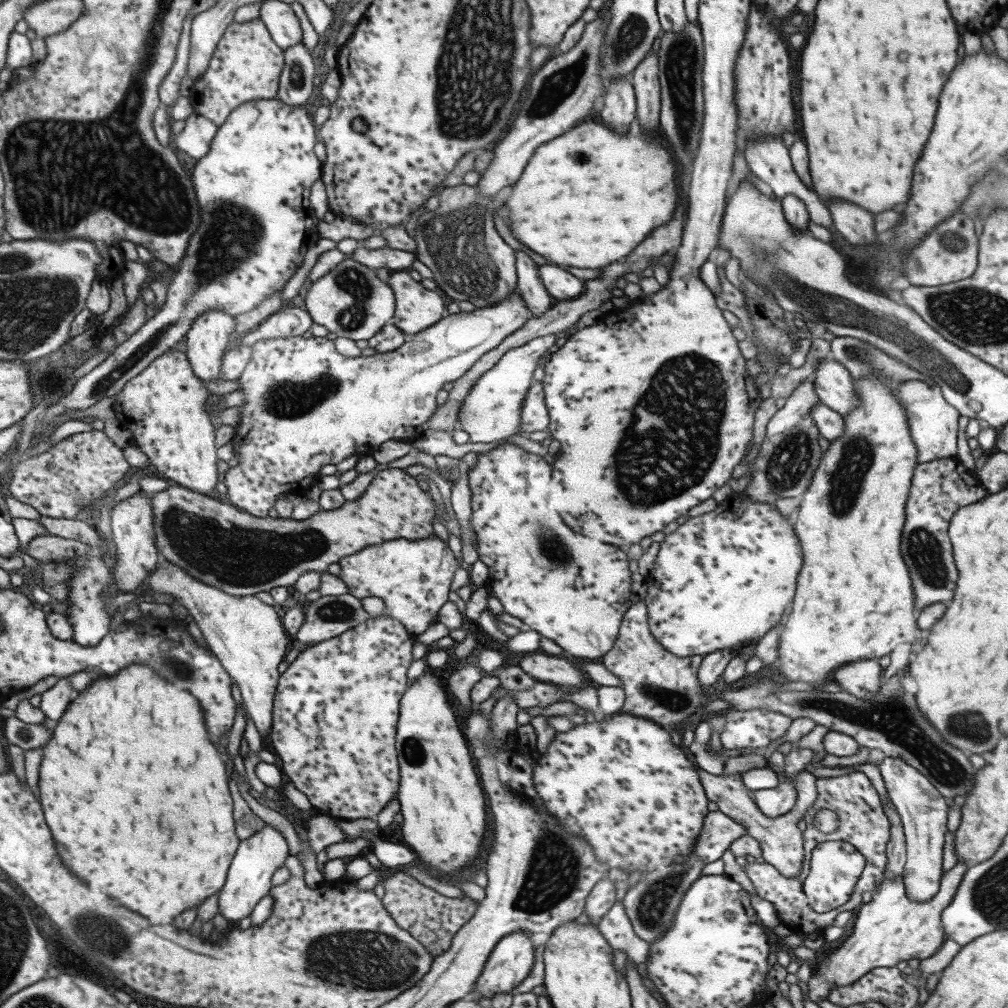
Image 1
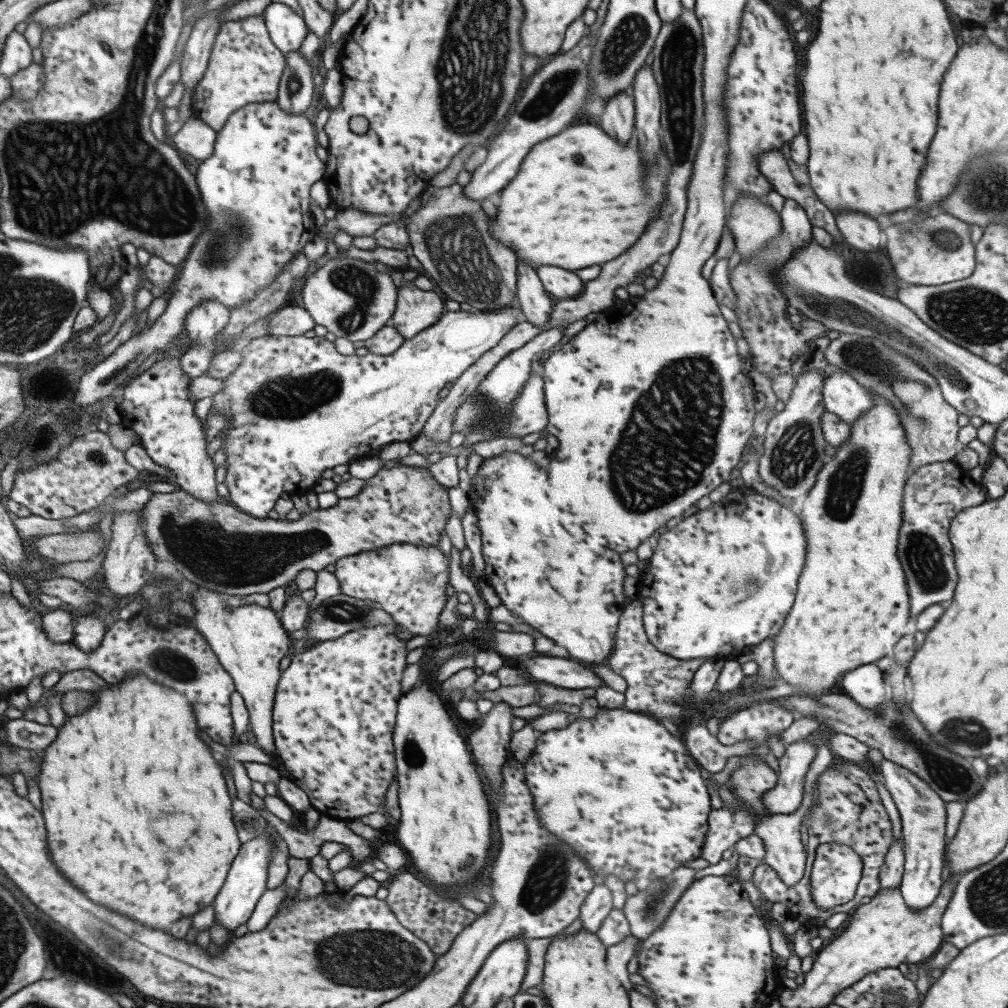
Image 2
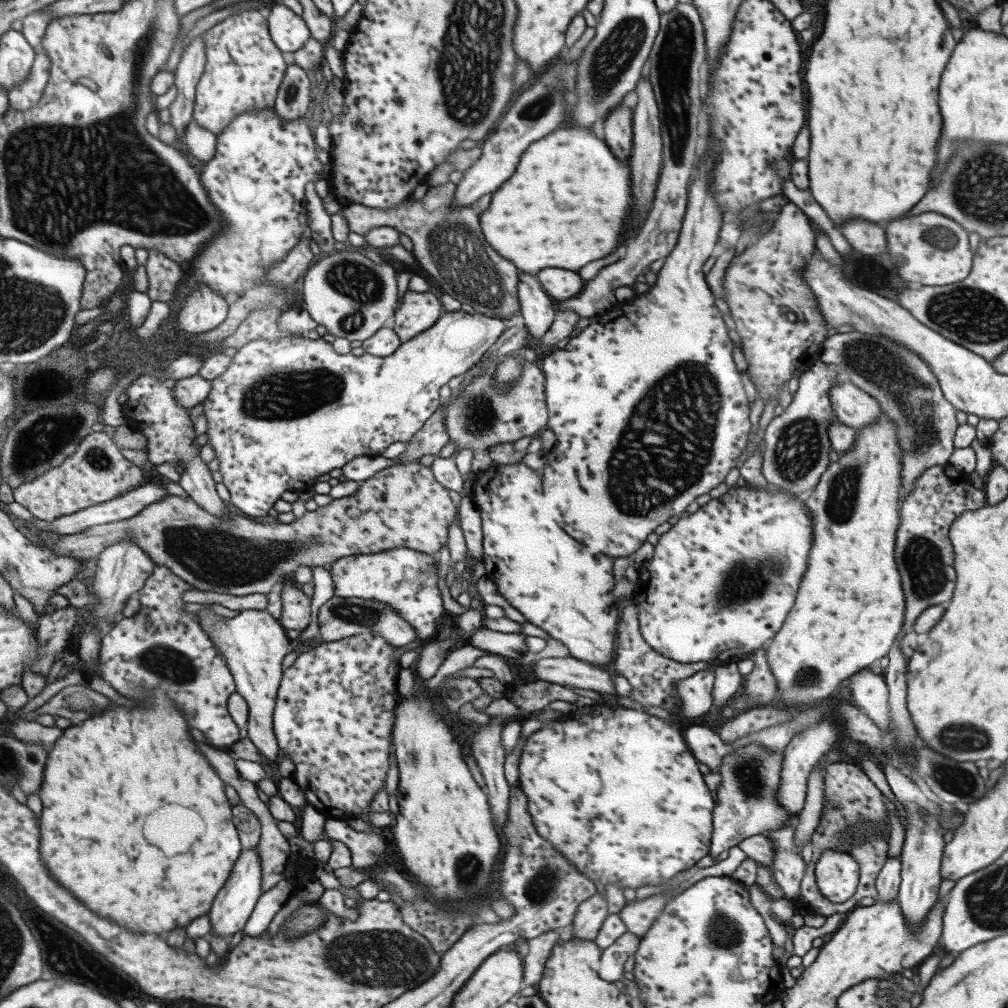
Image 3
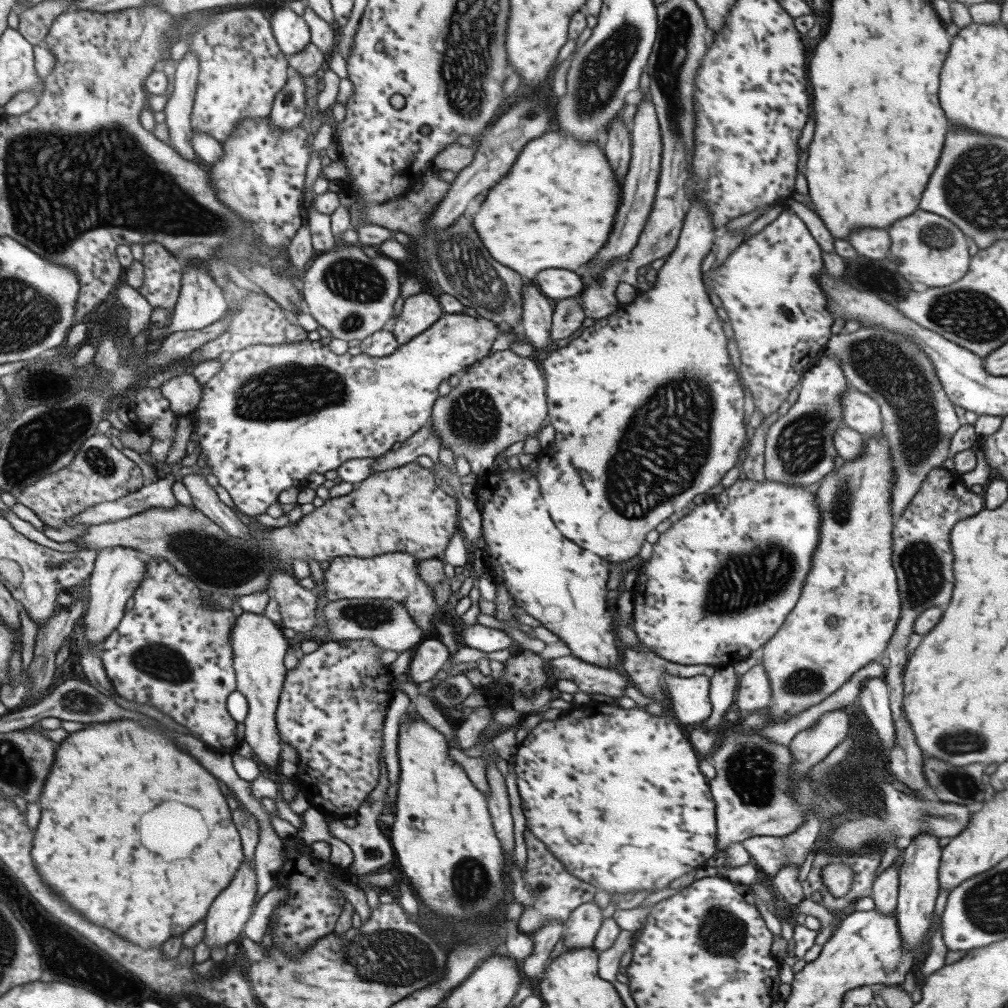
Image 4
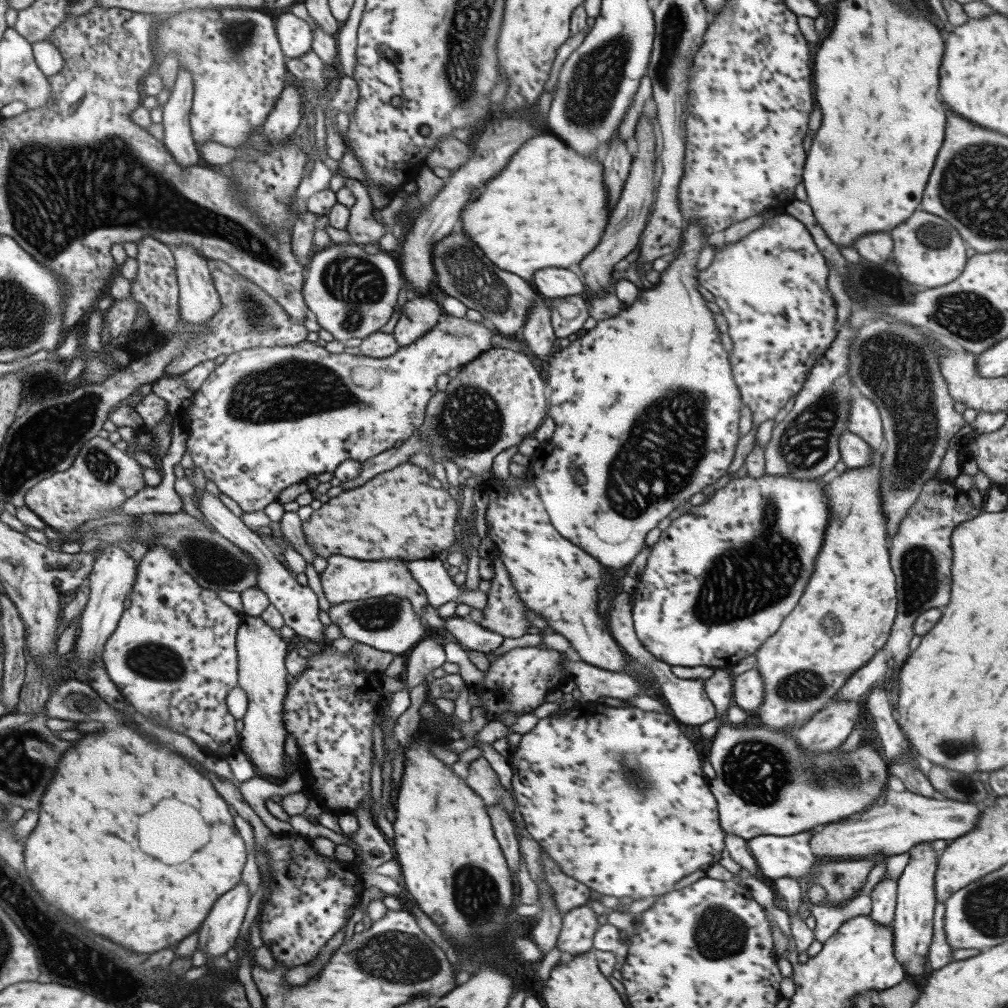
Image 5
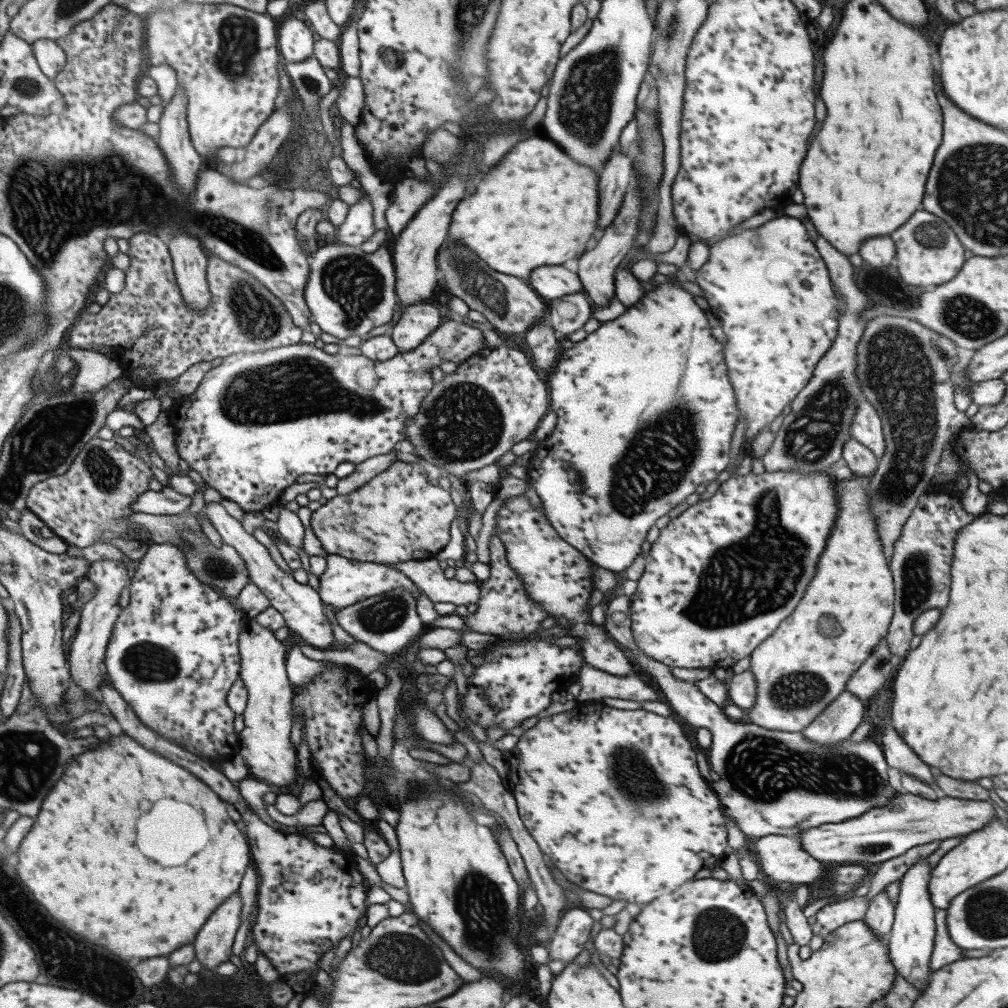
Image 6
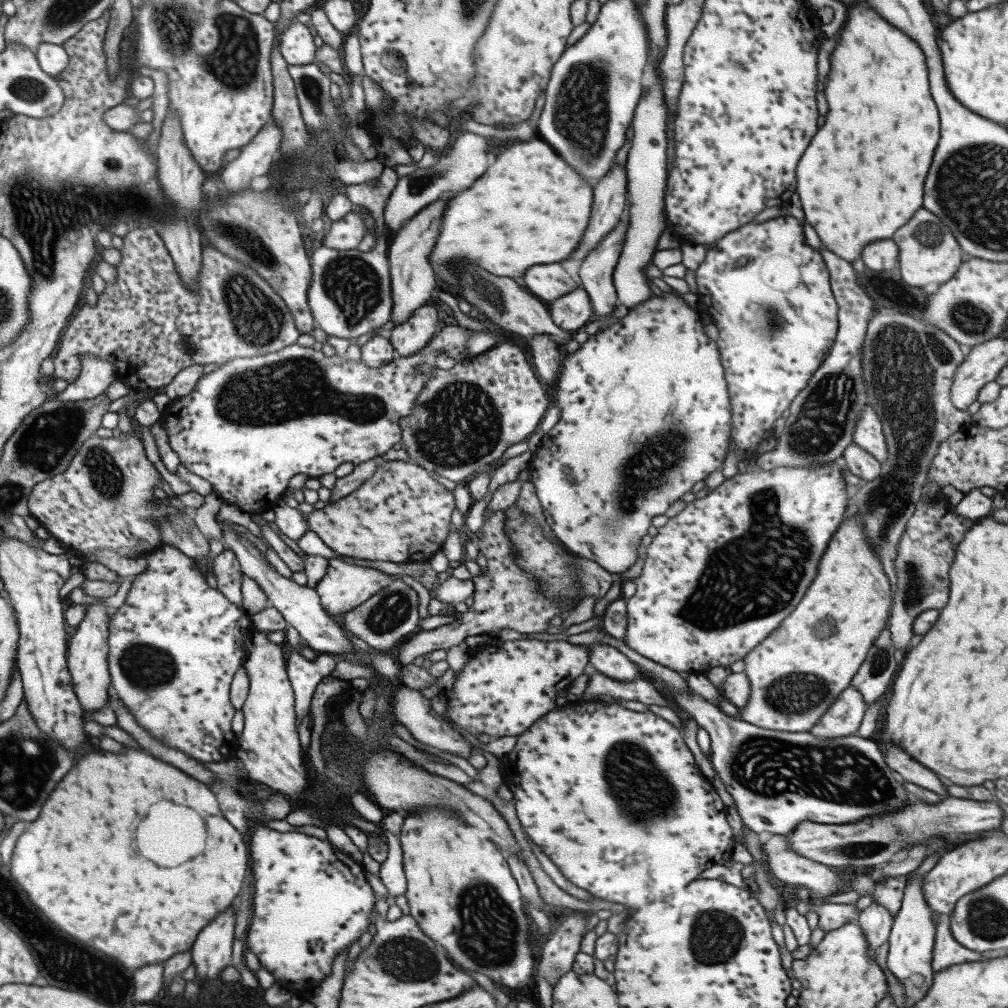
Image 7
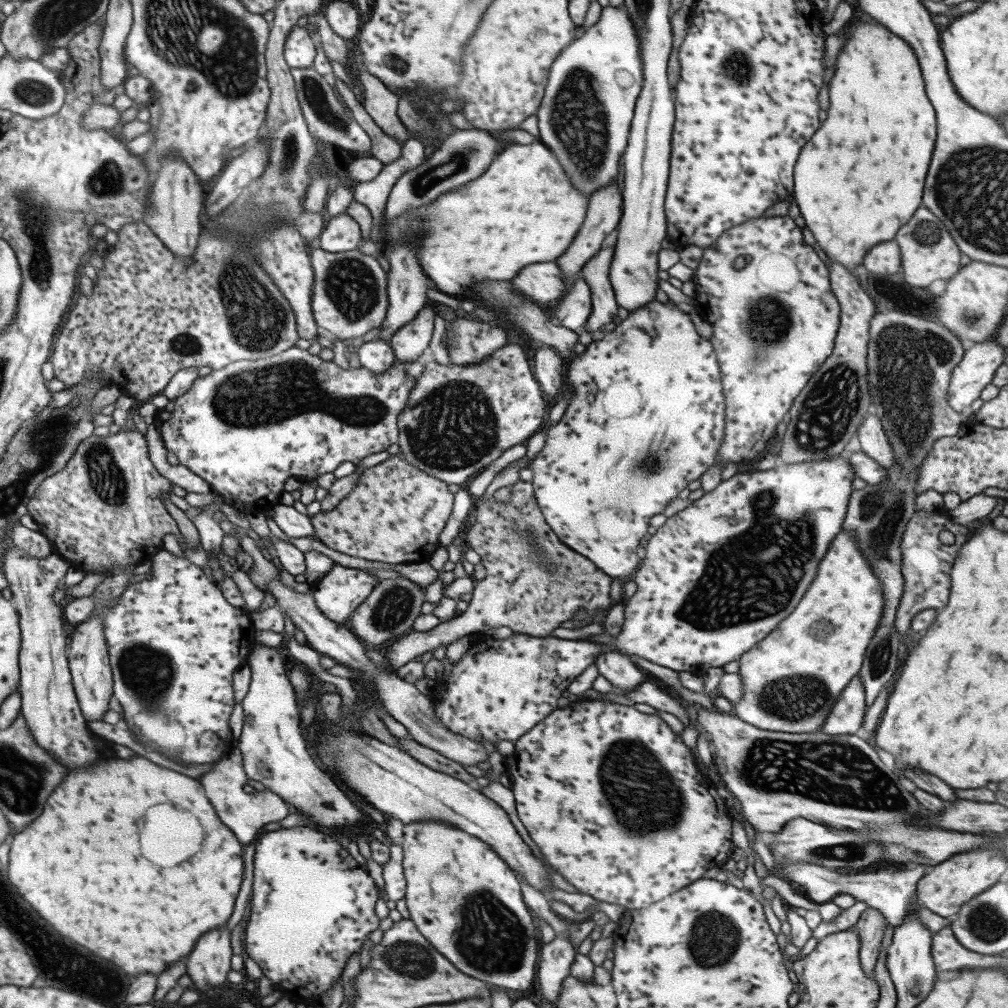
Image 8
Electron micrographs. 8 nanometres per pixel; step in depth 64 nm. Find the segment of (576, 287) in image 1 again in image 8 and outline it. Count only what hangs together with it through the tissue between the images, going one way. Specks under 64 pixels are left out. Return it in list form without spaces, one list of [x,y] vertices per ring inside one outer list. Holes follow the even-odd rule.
[[[553,262],[531,264],[529,268],[523,268],[511,282],[514,289],[535,303],[560,298],[566,290],[564,276]]]

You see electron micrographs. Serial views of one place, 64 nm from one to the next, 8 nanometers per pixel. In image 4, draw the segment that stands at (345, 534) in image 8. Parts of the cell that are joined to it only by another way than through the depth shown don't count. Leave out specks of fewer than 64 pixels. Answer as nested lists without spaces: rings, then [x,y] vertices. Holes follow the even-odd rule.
[[[413,461],[398,468],[370,474],[349,494],[328,499],[323,505],[302,516],[297,524],[281,526],[273,530],[249,530],[251,538],[247,542],[243,539],[231,538],[223,529],[217,528],[217,524],[205,518],[200,510],[178,502],[172,508],[148,508],[134,514],[135,516],[111,523],[91,525],[85,529],[85,534],[74,540],[80,546],[80,550],[122,546],[135,549],[143,557],[164,558],[177,574],[186,576],[203,593],[243,596],[265,591],[265,586],[270,579],[267,574],[272,574],[274,568],[289,571],[292,560],[304,560],[307,563],[308,558],[312,558],[318,564],[329,563],[337,556],[369,558],[392,552],[408,552],[420,561],[438,558],[457,528],[457,509],[455,496],[451,496],[450,492],[438,483],[433,472],[421,468]]]

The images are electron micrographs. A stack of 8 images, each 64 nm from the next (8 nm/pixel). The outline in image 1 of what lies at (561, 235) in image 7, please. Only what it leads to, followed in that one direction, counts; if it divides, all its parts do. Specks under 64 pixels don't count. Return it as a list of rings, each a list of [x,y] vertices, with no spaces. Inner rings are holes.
[[[586,119],[561,136],[540,144],[523,168],[521,178],[511,185],[513,192],[505,202],[509,206],[511,234],[529,250],[557,266],[601,268],[627,256],[653,228],[663,226],[673,216],[677,204],[676,162],[665,142],[659,132],[647,140],[635,128],[617,134],[605,125]]]

